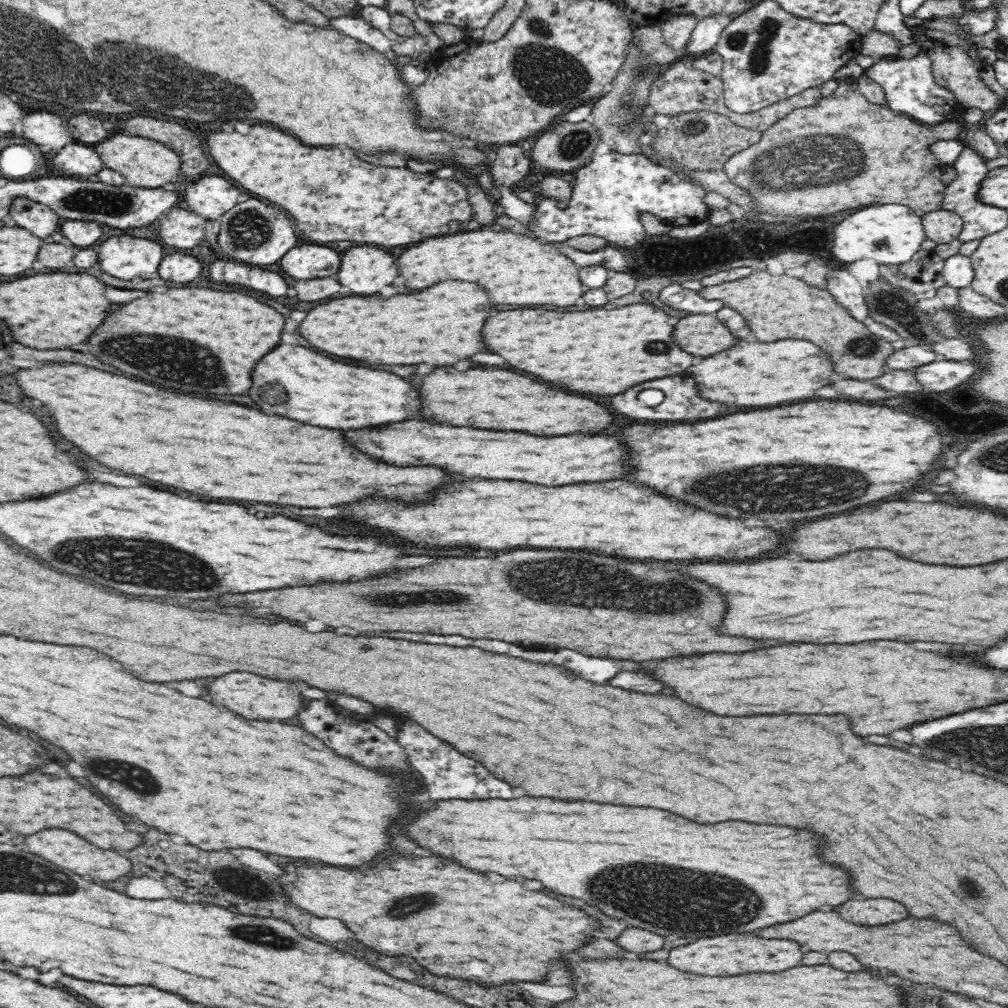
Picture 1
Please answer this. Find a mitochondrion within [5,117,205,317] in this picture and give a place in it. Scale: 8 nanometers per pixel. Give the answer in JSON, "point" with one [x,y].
{"point":[91,200]}

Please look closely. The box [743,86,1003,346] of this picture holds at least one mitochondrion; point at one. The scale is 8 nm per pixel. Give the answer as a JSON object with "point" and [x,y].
{"point":[893,306]}

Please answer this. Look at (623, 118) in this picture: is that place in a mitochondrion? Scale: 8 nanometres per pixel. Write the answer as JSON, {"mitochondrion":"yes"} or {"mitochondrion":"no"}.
{"mitochondrion":"yes"}

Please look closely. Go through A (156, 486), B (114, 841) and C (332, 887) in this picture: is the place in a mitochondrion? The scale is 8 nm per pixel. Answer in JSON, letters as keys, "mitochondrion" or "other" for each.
{"A":"other","B":"other","C":"other"}

